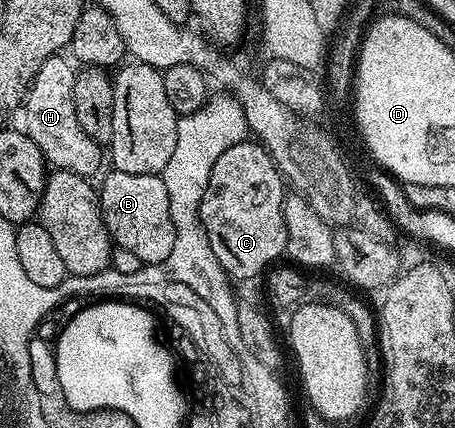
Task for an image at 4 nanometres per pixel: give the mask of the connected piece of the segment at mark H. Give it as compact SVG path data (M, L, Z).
M53 56L44 60L40 70L36 72L24 101L26 110L26 126L24 132L40 148L47 163L54 170L67 170L76 176L87 180L93 179L93 174L104 162L103 147L84 128L80 128L80 120L76 120L76 104L74 89L76 88L76 66L69 57Z

